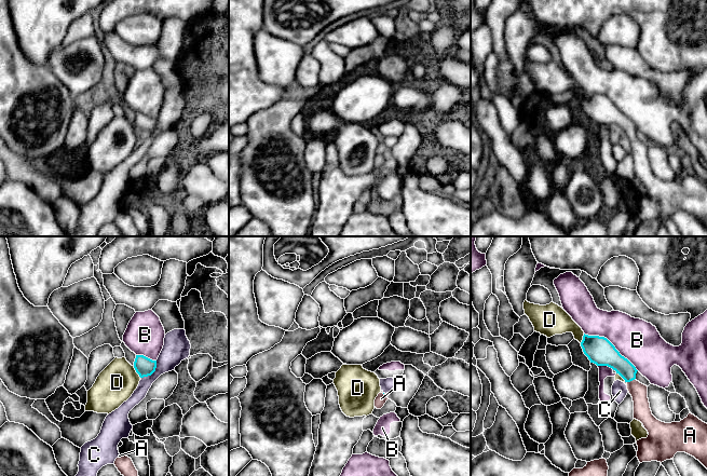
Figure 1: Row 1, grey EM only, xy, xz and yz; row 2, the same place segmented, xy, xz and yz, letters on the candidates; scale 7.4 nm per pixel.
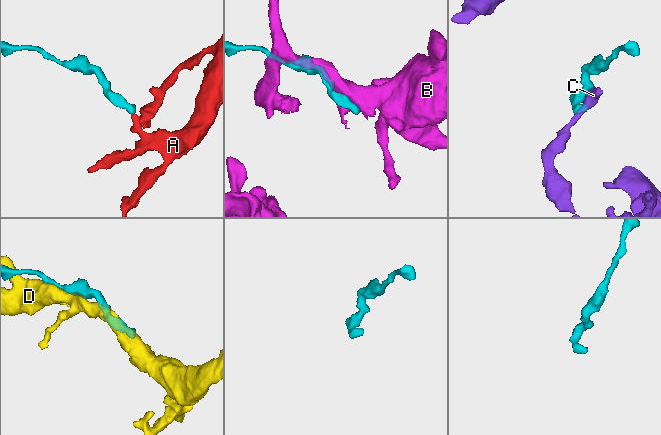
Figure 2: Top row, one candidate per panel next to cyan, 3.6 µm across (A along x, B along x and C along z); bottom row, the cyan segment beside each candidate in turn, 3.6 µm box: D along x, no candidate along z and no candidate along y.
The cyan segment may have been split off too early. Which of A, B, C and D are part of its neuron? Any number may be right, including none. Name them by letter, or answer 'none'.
A

